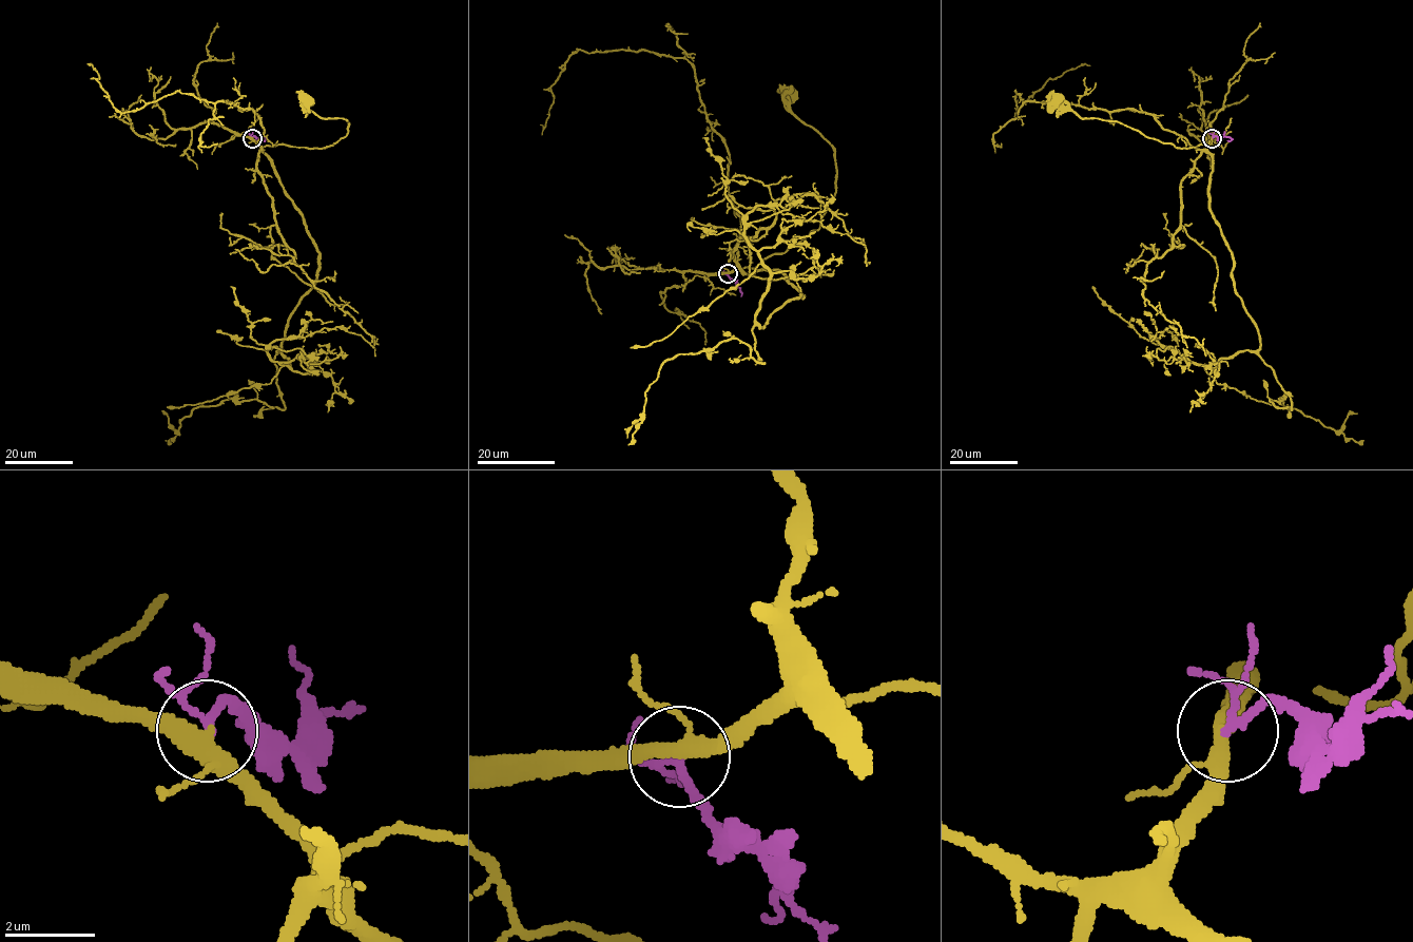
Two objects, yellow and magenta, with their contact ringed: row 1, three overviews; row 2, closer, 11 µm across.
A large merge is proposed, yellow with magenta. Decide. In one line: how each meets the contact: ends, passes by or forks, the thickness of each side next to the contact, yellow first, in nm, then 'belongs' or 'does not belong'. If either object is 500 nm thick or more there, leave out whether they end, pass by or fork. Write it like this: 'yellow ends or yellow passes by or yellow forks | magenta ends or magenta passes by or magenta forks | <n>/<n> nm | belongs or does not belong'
yellow forks | magenta forks | 300/120 nm | does not belong

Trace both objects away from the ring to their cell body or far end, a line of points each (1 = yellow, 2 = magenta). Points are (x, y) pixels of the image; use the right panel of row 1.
1: (1212, 138), (1207, 147), (1200, 143), (1176, 148), (1148, 138), (1116, 121), (1081, 118), (1055, 100)
2: (1213, 138), (1228, 136), (1231, 139), (1227, 140)

